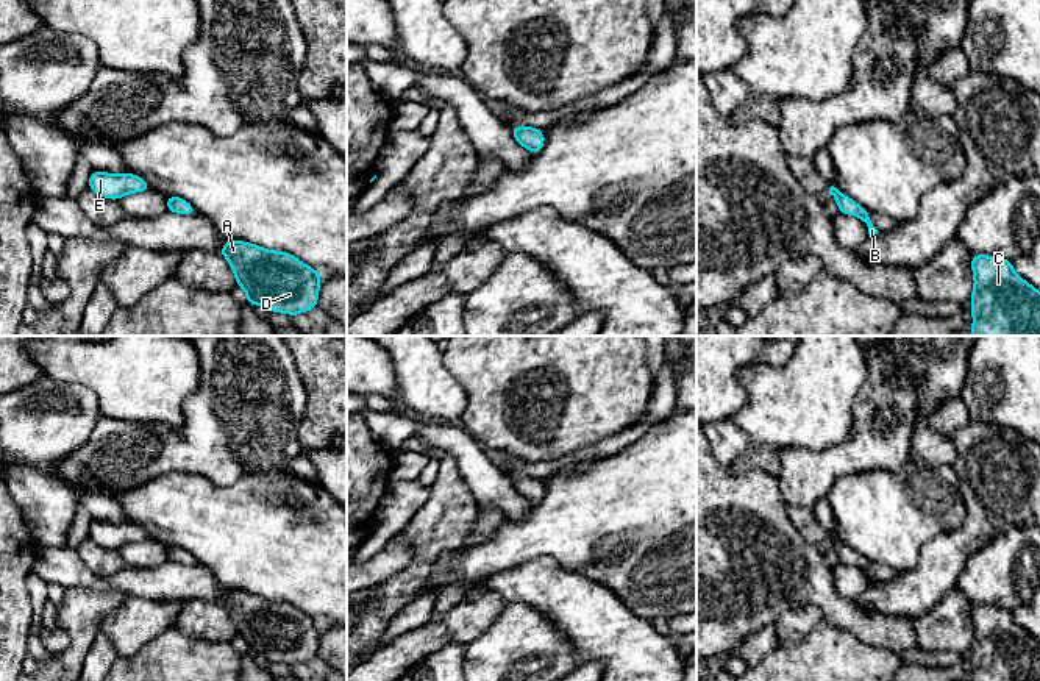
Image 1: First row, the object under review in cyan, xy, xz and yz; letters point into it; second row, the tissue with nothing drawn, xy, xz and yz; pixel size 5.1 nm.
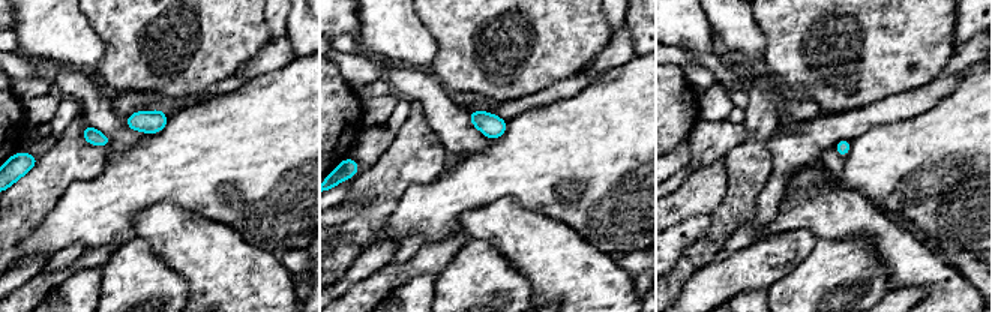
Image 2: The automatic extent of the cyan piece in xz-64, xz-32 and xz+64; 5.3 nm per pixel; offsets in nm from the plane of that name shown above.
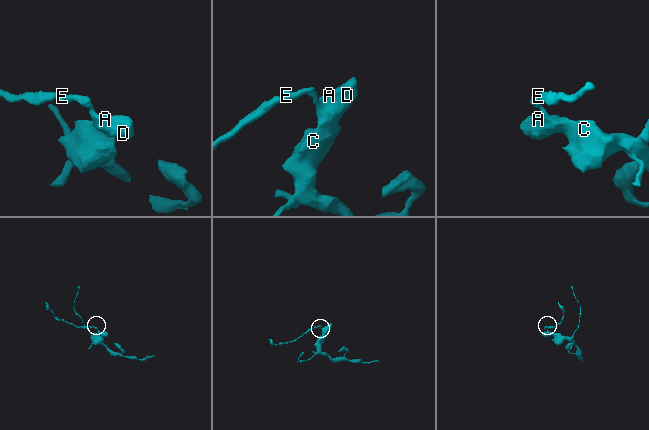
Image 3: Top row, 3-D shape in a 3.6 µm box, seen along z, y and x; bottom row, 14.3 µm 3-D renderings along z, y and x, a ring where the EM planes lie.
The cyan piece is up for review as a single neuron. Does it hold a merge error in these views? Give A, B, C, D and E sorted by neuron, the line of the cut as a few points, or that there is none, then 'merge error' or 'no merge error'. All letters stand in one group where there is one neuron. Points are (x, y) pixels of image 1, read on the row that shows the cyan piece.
A B C D E | no cut | no merge error

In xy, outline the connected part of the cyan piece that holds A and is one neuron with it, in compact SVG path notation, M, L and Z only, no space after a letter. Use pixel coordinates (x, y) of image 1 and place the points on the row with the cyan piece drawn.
M228 241L219 251L230 262L247 303L290 317L317 308L322 273L287 251Z

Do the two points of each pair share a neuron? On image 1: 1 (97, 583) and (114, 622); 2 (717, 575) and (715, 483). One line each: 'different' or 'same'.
1: different
2: same

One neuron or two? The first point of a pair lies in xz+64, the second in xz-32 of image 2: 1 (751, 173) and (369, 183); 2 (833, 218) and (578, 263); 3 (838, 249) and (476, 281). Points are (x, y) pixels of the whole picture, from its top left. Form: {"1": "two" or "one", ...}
{"1": "one", "2": "one", "3": "one"}

